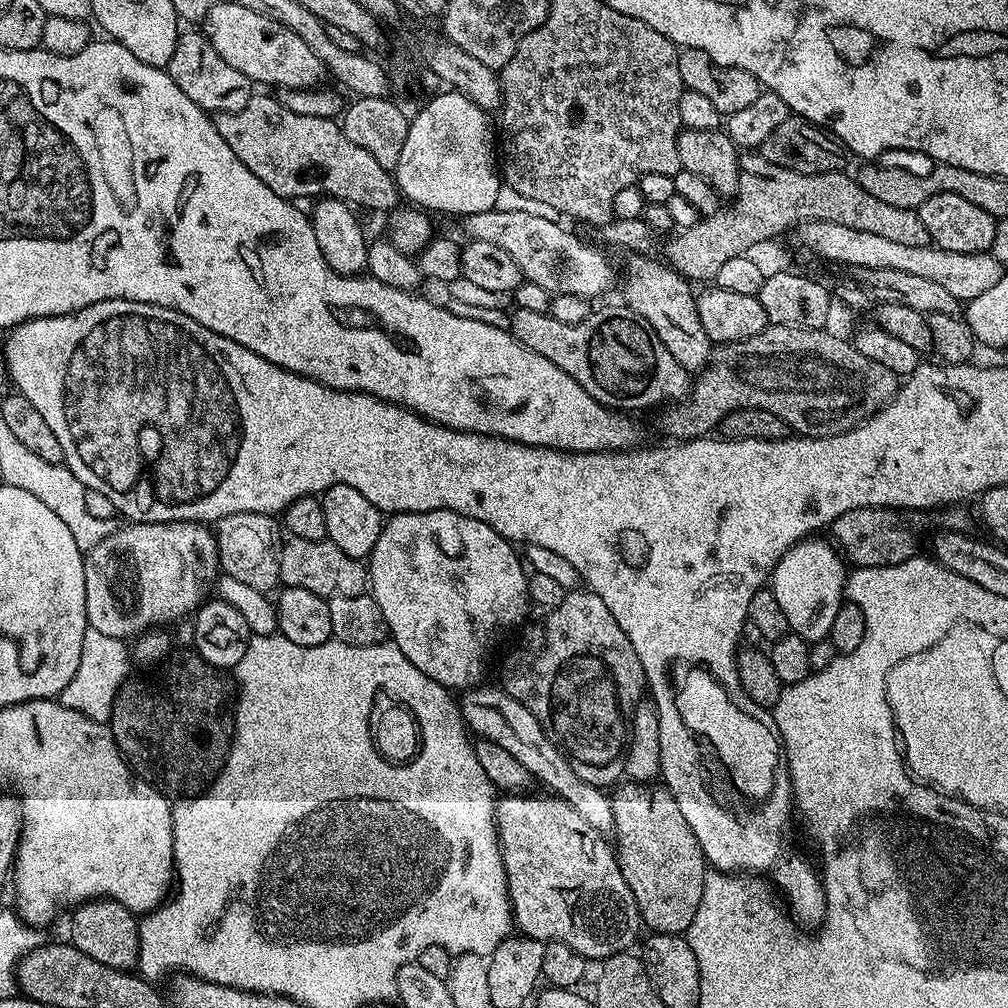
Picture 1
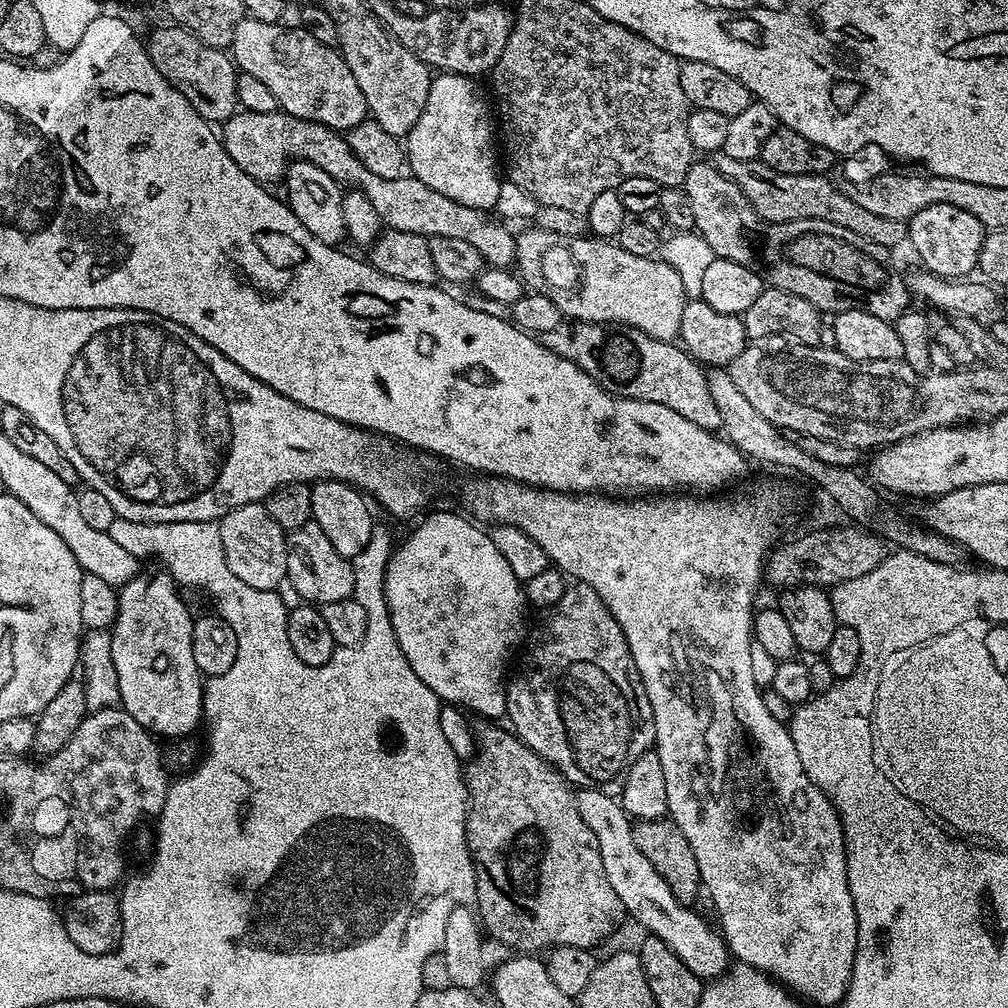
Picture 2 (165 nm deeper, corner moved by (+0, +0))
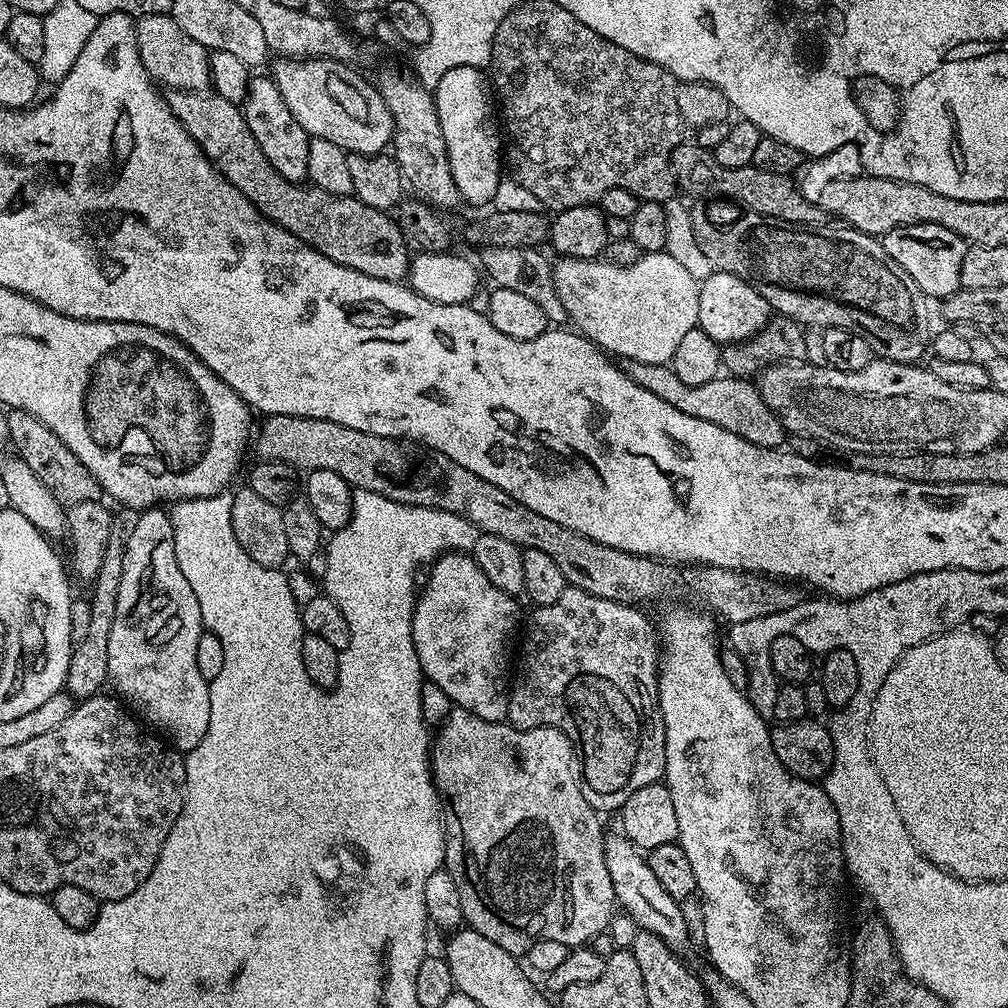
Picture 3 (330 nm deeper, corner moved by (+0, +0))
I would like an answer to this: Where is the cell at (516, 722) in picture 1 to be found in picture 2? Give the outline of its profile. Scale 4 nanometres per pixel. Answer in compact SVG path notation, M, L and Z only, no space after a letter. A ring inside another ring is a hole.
M587 787L576 792L578 814L582 814L582 822L586 822L586 826L590 826L590 830L594 830L594 838L598 838L598 854L602 854L602 870L606 870L606 879L610 881L614 894L618 894L618 902L622 902L625 913L631 919L637 920L647 930L649 936L662 938L662 942L666 942L666 946L670 946L670 950L674 950L674 954L678 954L678 958L682 958L686 962L686 966L701 982L711 982L717 976L723 976L730 967L730 953L727 944L724 943L724 937L713 927L711 929L698 913L692 912L696 910L693 910L689 905L680 904L674 898L674 894L670 890L670 886L666 886L662 874L658 874L658 870L654 870L654 866L650 863L650 858L646 858L646 854L642 854L642 850L638 850L638 842L634 842L633 821L627 810L620 804L619 799L613 793L611 796L608 793L611 791L605 790L603 787Z

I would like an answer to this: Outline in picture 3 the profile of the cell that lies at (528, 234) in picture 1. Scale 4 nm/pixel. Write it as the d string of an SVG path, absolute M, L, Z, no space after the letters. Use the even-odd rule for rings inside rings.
M667 251L643 253L638 262L628 268L603 258L587 260L569 256L559 257L551 267L554 290L558 292L562 306L566 306L571 327L613 357L643 364L668 364L682 343L682 337L698 326L700 285L694 274L689 274L675 258L670 258Z

